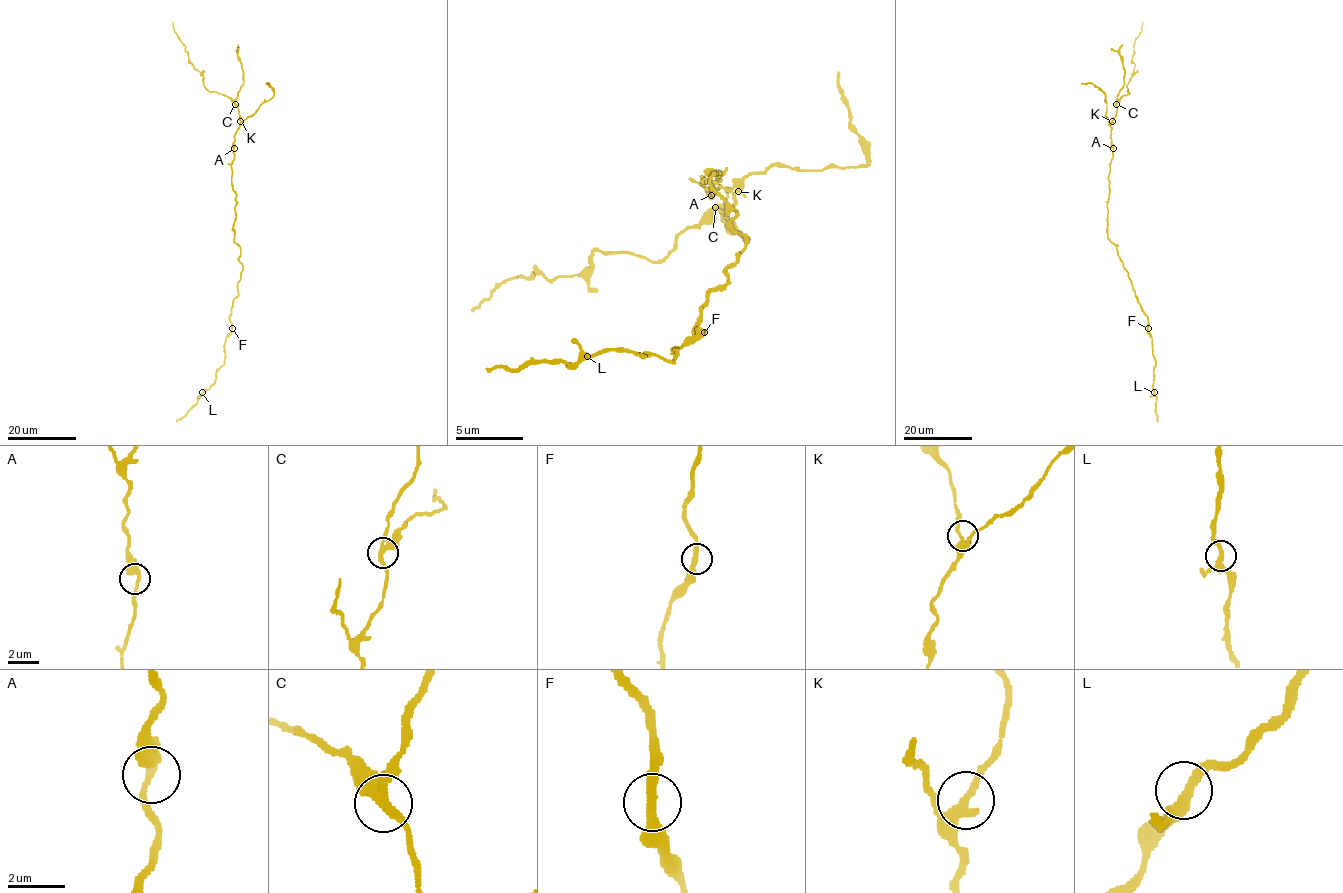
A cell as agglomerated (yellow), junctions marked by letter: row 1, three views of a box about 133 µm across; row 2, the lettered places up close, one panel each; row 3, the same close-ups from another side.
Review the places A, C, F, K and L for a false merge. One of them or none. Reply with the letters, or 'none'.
C

